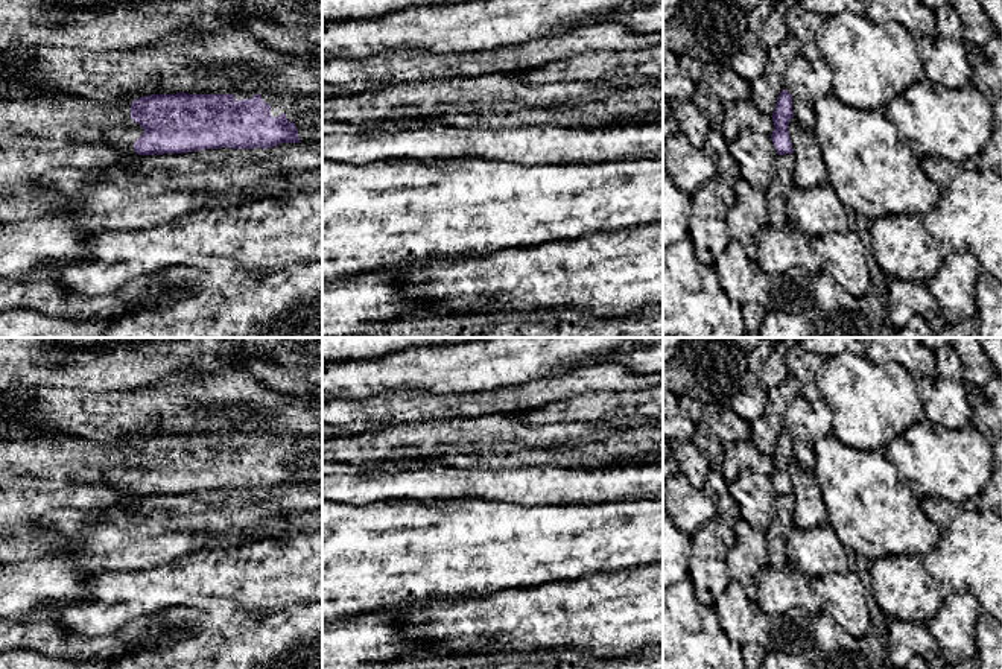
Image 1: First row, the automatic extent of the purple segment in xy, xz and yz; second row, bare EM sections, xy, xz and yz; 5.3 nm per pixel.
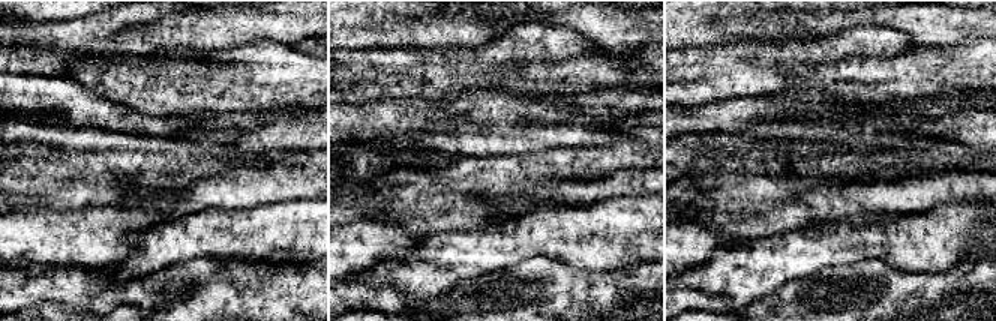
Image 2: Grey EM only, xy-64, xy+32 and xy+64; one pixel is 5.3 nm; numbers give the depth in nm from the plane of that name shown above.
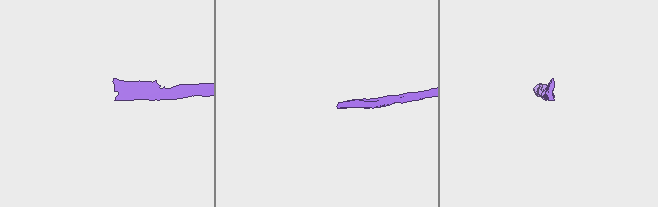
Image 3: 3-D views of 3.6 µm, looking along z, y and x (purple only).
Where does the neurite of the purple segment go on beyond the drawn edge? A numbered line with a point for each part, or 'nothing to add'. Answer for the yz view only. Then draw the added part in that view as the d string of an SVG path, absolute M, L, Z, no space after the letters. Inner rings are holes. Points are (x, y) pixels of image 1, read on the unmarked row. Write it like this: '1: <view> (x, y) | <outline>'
nothing to add

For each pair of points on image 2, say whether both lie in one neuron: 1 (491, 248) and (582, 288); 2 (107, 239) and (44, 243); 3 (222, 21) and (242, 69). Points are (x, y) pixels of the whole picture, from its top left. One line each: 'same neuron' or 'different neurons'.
1: different neurons
2: same neuron
3: different neurons

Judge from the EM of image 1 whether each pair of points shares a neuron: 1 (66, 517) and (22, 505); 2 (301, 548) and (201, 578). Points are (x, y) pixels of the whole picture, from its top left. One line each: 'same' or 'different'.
1: different
2: same

